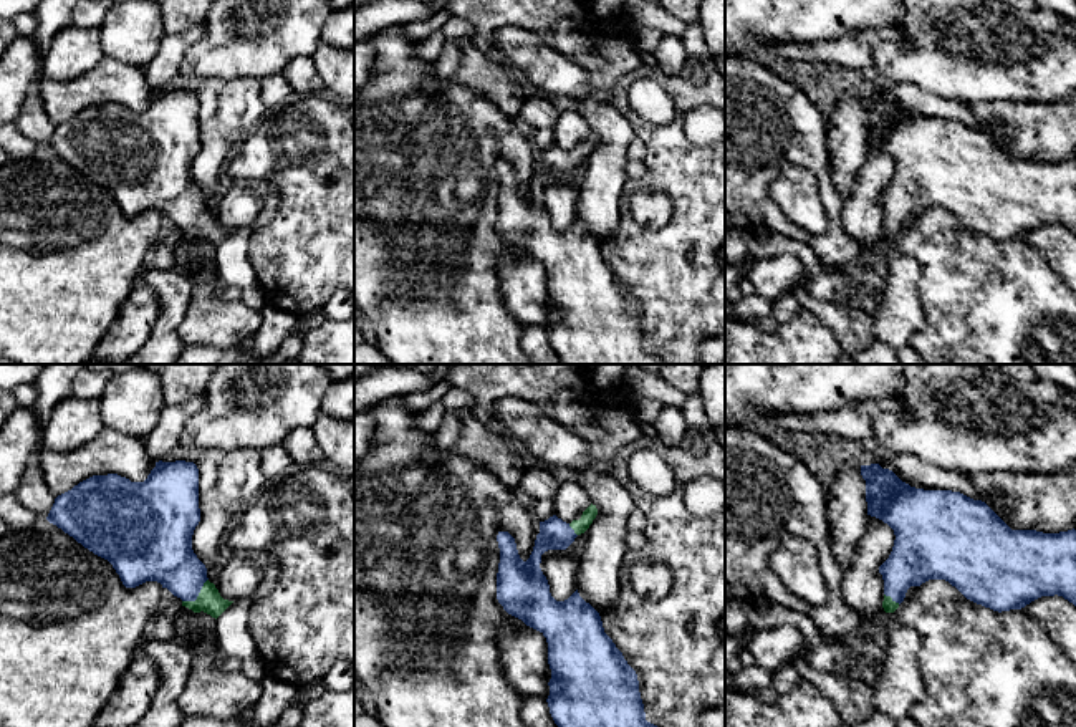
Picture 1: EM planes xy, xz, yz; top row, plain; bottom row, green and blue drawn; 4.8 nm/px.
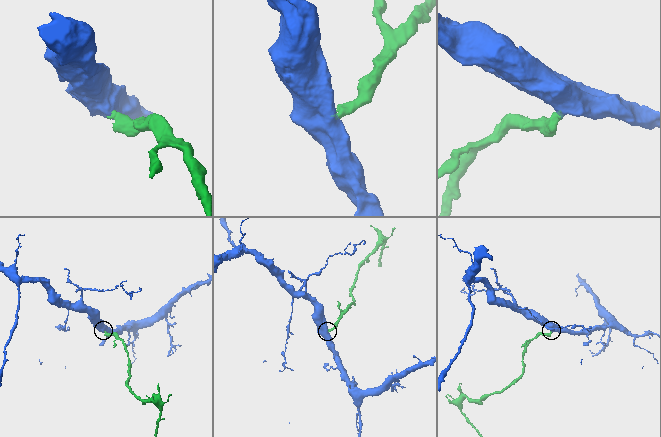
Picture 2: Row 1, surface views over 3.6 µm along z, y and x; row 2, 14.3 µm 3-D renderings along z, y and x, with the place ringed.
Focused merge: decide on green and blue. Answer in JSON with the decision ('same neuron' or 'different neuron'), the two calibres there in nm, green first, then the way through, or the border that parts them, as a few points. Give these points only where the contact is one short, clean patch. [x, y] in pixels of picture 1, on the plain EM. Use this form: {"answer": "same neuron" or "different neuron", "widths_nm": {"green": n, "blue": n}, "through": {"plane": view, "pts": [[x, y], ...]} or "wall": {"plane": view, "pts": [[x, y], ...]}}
{"answer": "same neuron", "widths_nm": {"green": 120, "blue": 260}, "through": {"plane": "xy", "pts": [[209, 229], [199, 224], [166, 184]]}}

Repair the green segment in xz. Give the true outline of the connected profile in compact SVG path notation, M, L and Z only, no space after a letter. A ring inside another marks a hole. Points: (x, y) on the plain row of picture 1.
M591 132L581 147L571 152L556 144L540 151L540 162L526 190L520 187L515 167L508 161L498 161L497 229L508 243L546 267L551 298L546 331L563 364L662 364L657 354L646 349L637 303L604 262L599 242L579 225L578 219L568 229L556 230L540 197L545 181L566 179L589 157L596 144L598 137Z

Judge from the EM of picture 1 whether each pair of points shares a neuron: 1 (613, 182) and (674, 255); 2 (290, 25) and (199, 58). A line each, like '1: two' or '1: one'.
1: two
2: one

